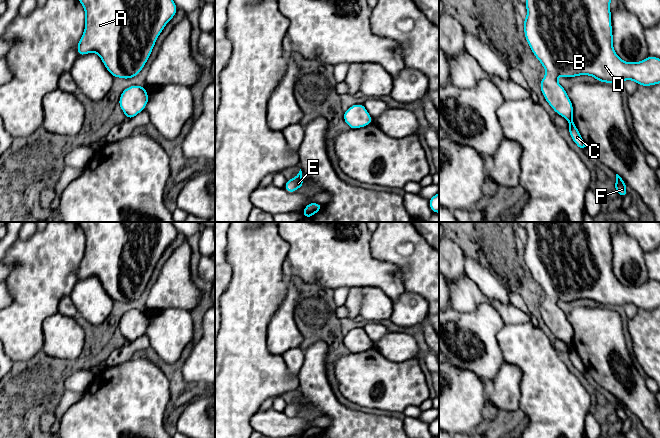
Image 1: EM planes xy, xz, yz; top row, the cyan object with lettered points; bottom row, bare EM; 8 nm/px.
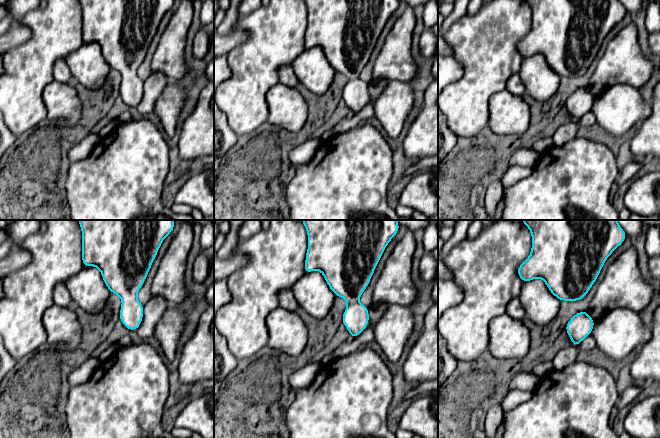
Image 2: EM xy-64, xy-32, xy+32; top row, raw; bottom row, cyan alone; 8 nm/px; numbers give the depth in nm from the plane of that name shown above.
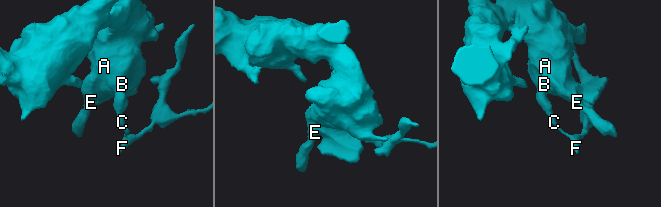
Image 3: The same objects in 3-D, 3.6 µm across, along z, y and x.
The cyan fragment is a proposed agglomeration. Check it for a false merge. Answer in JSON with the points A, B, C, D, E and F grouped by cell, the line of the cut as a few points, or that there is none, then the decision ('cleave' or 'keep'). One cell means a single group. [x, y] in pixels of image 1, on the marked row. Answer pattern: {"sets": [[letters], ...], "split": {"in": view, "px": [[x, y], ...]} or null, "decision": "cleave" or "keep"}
{"sets": [["A", "B", "C", "D", "E", "F"]], "split": null, "decision": "keep"}

